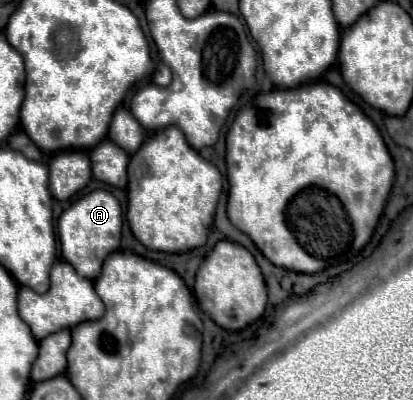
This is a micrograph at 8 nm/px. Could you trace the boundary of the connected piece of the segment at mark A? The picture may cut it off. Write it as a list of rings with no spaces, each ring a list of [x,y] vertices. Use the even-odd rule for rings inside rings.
[[[94,190],[76,200],[58,220],[58,236],[62,244],[62,256],[70,262],[80,276],[94,280],[100,274],[102,262],[108,254],[118,250],[122,238],[122,208],[120,202],[106,190]]]

